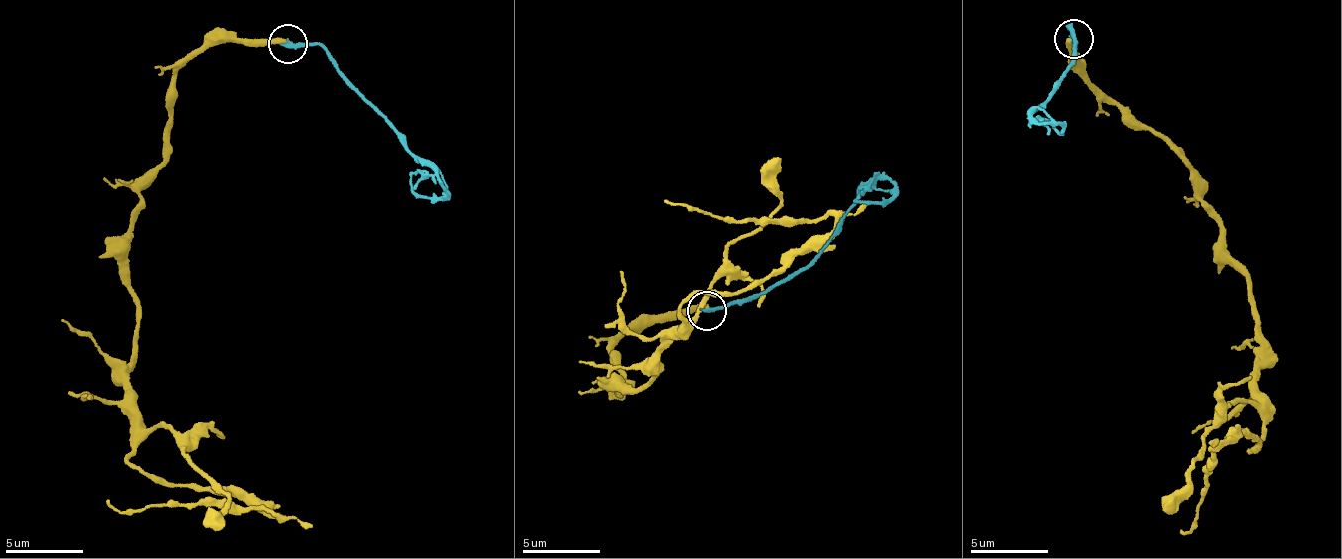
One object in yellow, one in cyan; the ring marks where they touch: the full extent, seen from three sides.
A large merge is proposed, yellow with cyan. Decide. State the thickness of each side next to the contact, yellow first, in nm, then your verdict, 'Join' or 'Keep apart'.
Thickness 380 nm (yellow) against 280 nm. Keep apart

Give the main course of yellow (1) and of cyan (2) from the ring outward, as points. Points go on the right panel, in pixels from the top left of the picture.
1: (1071, 37), (1070, 61), (1185, 163), (1228, 263), (1250, 285), (1259, 400), (1224, 410), (1192, 527), (1180, 528)
2: (1074, 37), (1069, 26), (1077, 60), (1057, 84), (1050, 102), (1036, 106), (1065, 132)

